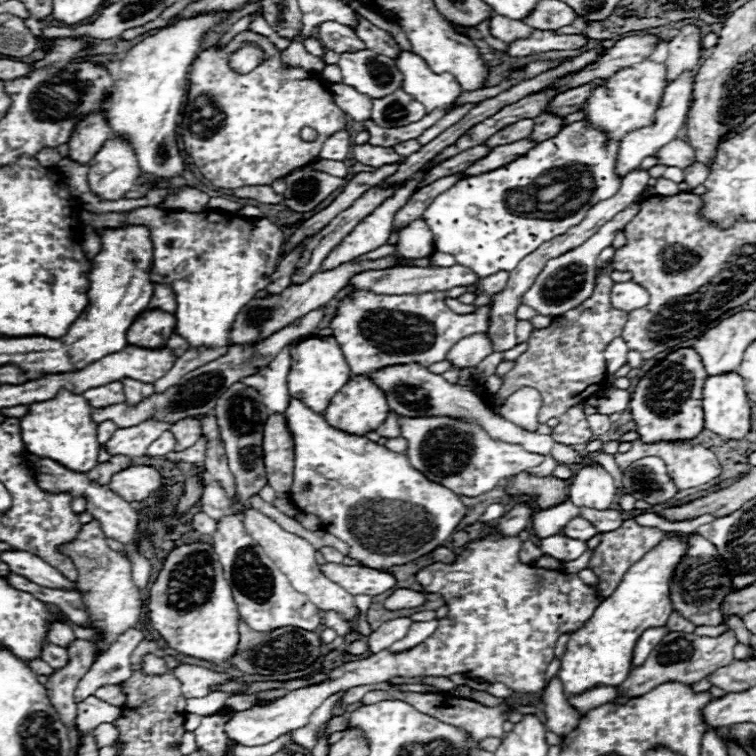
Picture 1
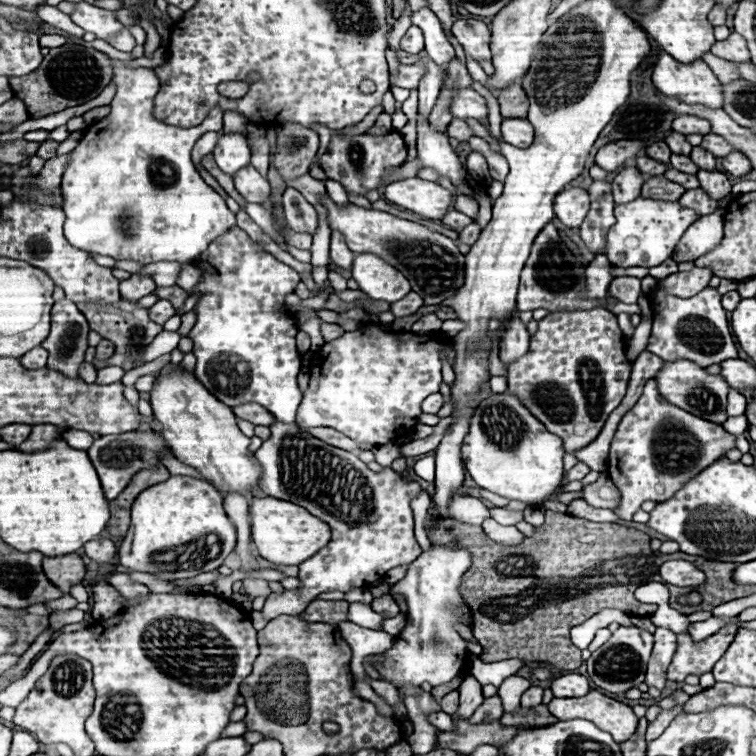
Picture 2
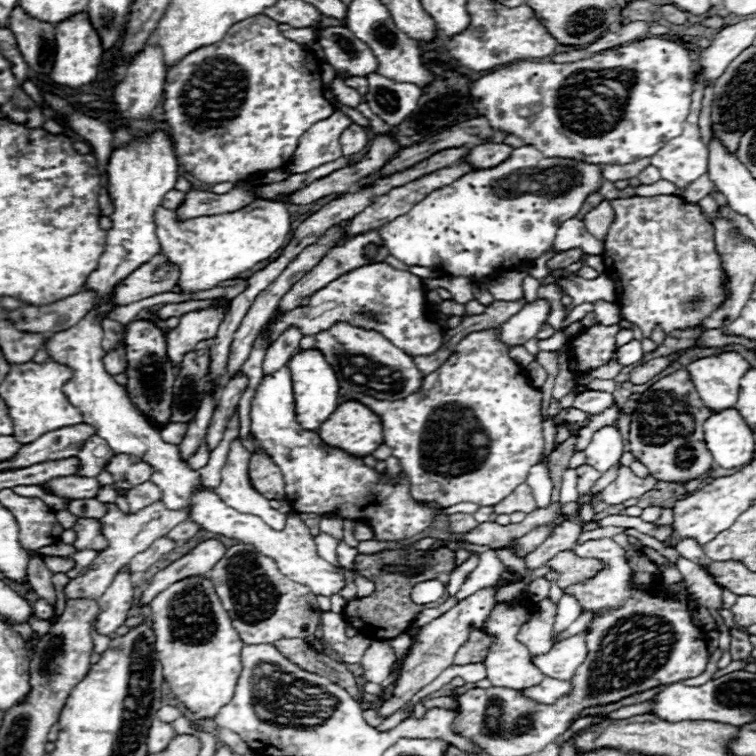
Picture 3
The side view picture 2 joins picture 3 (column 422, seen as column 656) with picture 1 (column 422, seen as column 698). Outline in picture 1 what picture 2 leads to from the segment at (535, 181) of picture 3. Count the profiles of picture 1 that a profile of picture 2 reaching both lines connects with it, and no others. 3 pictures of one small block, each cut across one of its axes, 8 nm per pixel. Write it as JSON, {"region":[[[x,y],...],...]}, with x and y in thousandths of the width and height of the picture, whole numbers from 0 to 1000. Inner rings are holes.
{"region":[[[770,159],[749,167],[738,175],[738,180],[709,190],[709,196],[704,196],[696,206],[659,225],[608,238],[593,254],[585,254],[585,259],[579,259],[558,283],[574,315],[574,331],[598,336],[606,349],[624,354],[635,368],[651,365],[661,357],[680,357],[685,347],[714,323],[767,296],[780,272],[817,254],[817,243],[823,241],[812,228],[817,190],[820,188],[804,188],[804,180],[796,172],[788,172]]]}

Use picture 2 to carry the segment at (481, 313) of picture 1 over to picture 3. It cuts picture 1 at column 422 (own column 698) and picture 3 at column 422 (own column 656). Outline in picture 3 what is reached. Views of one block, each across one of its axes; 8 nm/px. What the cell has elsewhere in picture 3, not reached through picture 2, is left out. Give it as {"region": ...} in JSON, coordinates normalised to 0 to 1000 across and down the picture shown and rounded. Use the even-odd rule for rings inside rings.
{"region":[[[487,349],[484,354],[474,354],[458,365],[450,365],[442,370],[442,376],[434,376],[431,381],[415,386],[410,392],[407,405],[394,405],[378,415],[373,415],[365,423],[357,423],[357,442],[349,444],[347,439],[339,444],[336,458],[331,463],[328,476],[320,484],[320,492],[328,497],[331,511],[317,526],[315,545],[323,553],[331,553],[331,537],[336,526],[336,516],[341,513],[347,503],[347,476],[352,463],[362,455],[362,450],[384,431],[397,434],[402,444],[421,442],[426,437],[439,434],[444,426],[460,426],[474,434],[495,437],[503,439],[508,447],[521,452],[526,460],[532,460],[542,471],[569,471],[582,463],[585,447],[587,447],[587,434],[571,421],[574,410],[569,410],[561,384],[558,384],[558,370],[537,357],[524,357],[516,349]]]}

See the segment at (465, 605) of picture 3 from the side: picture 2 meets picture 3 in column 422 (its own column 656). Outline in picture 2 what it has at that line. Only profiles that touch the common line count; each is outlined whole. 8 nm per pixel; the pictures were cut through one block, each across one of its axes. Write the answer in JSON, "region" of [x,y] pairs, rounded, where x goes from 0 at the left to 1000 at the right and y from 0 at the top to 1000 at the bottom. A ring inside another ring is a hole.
{"region":[[[868,828],[865,836],[865,860],[857,876],[857,889],[854,889],[854,905],[868,907],[870,913],[878,910],[881,905],[881,884],[894,862],[894,839]]]}

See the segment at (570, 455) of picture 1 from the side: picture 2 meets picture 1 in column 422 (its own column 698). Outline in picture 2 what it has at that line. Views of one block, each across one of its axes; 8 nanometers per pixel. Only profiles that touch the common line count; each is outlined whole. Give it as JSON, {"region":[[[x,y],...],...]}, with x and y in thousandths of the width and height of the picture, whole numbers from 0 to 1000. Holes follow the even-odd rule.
{"region":[[[894,476],[894,479],[884,479],[876,487],[876,492],[868,497],[868,503],[870,503],[873,521],[884,532],[889,532],[889,534],[894,534],[894,537],[899,537],[899,540],[910,542],[913,548],[926,550],[931,556],[939,556],[947,561],[960,558],[960,553],[963,553],[960,550],[960,521],[966,513],[955,503],[952,495],[937,495],[937,492],[931,492],[931,487],[926,487],[910,476]]]}

